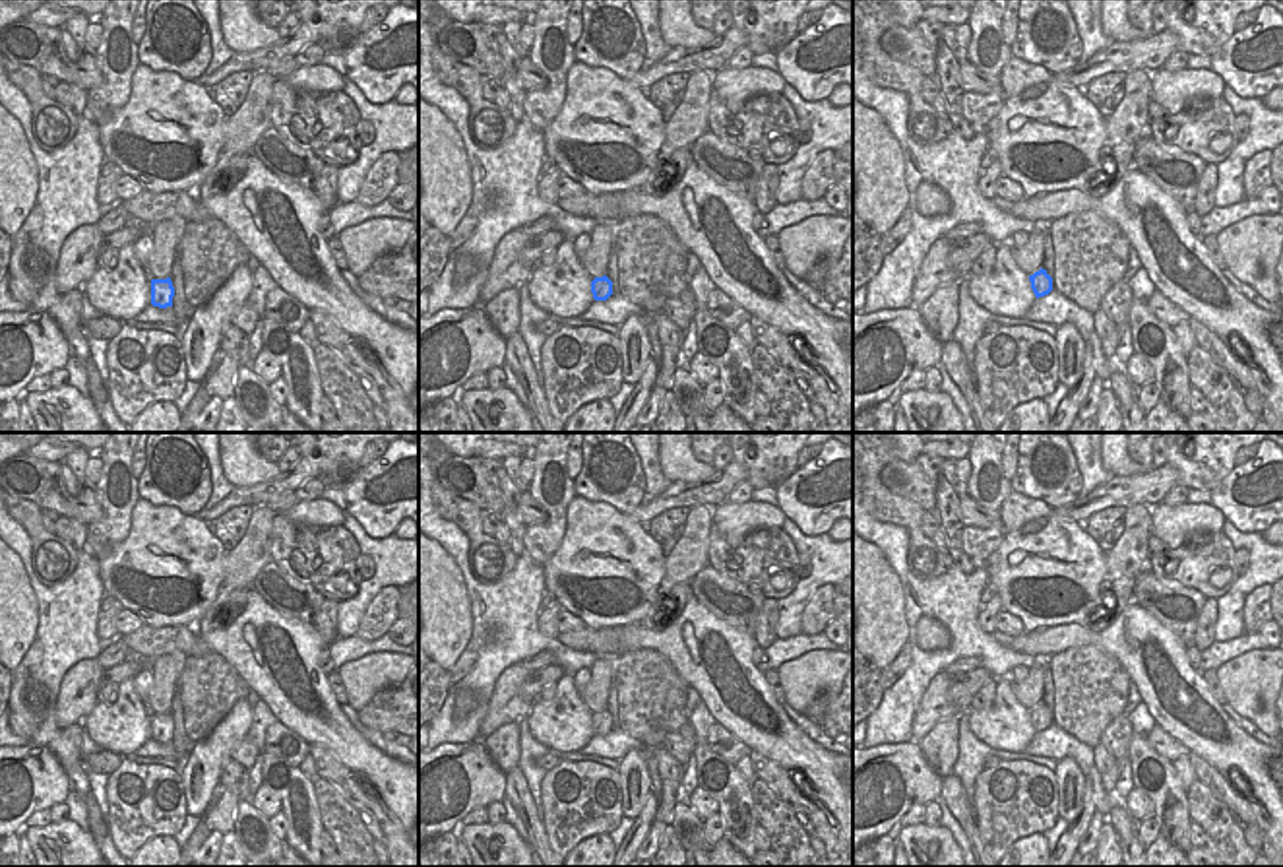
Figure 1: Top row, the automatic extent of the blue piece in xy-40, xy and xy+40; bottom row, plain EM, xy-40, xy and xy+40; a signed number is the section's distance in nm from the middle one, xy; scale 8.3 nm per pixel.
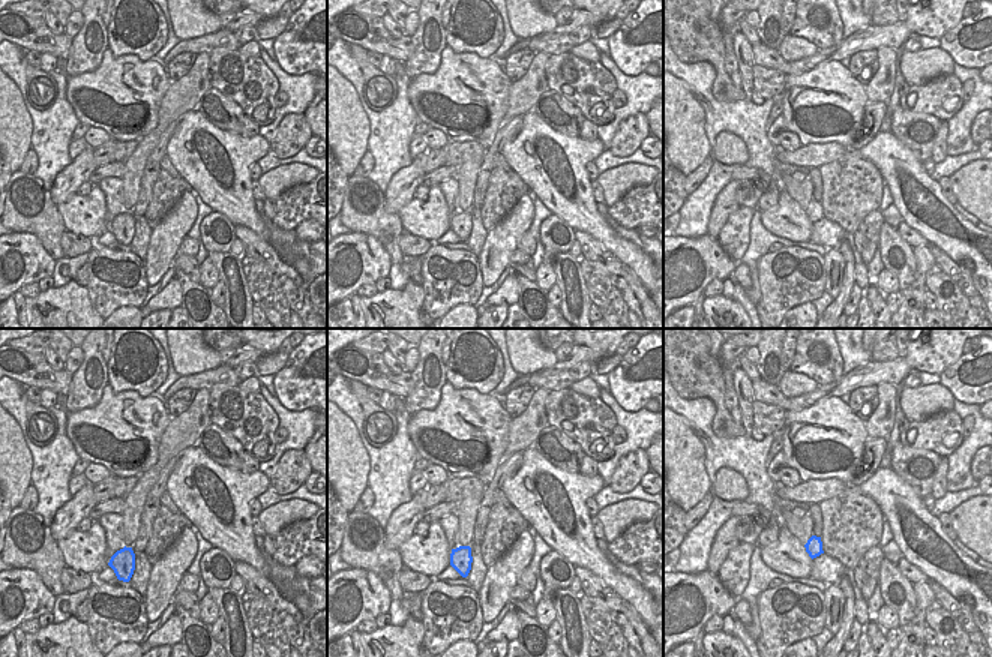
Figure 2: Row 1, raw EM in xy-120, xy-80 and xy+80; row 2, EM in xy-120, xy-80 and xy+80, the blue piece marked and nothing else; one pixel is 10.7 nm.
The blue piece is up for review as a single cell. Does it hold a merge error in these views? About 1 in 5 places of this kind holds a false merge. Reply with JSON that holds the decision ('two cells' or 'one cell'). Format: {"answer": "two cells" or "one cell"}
{"answer": "one cell"}

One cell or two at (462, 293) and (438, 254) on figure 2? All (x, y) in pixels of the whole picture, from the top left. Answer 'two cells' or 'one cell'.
one cell

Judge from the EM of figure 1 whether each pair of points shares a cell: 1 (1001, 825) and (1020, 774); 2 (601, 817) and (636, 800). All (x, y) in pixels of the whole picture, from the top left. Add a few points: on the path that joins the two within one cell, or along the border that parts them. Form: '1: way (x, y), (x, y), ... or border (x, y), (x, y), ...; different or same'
1: way (1004, 813), (1020, 794), (1020, 786); same
2: border (615, 770), (621, 782), (621, 811), (625, 815); different

